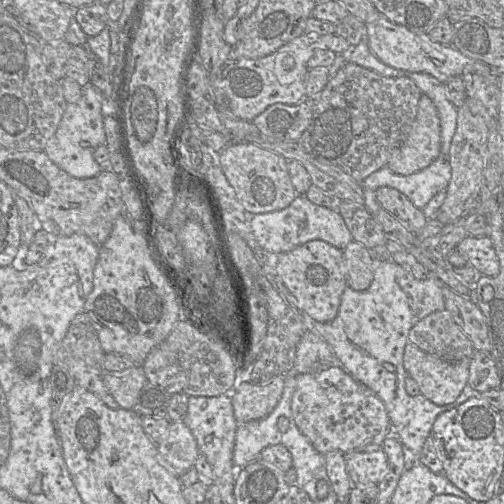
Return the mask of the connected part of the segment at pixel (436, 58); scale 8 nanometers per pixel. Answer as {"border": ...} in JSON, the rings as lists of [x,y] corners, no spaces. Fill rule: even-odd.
{"border":[[[384,15],[367,23],[367,39],[370,50],[383,63],[407,72],[428,73],[446,83],[450,78],[464,74],[502,74],[495,72],[485,63],[469,58],[450,45],[432,41],[427,34],[415,34],[406,27],[392,23]]]}

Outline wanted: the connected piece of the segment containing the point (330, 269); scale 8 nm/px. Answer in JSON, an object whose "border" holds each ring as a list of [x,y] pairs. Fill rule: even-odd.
{"border":[[[311,240],[291,251],[277,254],[279,278],[296,299],[298,308],[315,322],[330,322],[338,314],[343,291],[348,286],[342,250],[322,240]]]}

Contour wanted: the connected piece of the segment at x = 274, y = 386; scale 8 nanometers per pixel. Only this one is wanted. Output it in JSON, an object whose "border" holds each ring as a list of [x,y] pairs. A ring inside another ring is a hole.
{"border":[[[238,372],[238,384],[235,388],[232,389],[230,395],[231,395],[231,401],[232,401],[232,407],[234,416],[238,423],[246,423],[250,421],[260,420],[264,417],[266,417],[268,414],[270,414],[273,409],[278,404],[283,388],[285,383],[286,375],[279,375],[274,378],[272,378],[269,382],[265,384],[254,384],[250,382],[241,382],[239,381],[239,372]]]}

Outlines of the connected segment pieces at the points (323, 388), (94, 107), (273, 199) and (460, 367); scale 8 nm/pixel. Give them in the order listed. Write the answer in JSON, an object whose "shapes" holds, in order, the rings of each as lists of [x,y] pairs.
{"shapes":[[[[340,365],[297,375],[291,410],[296,426],[323,455],[331,451],[346,454],[382,449],[383,441],[392,430],[382,400]]],[[[91,83],[82,86],[80,100],[67,104],[55,134],[44,149],[44,153],[72,177],[91,178],[102,170],[93,157],[95,148],[106,143],[102,105],[103,96],[95,86]]],[[[232,142],[219,153],[221,168],[237,199],[250,214],[286,208],[298,195],[289,176],[287,159],[253,143]]],[[[408,343],[403,365],[407,376],[417,382],[421,395],[438,406],[455,402],[468,383],[470,358],[448,362]]]]}

